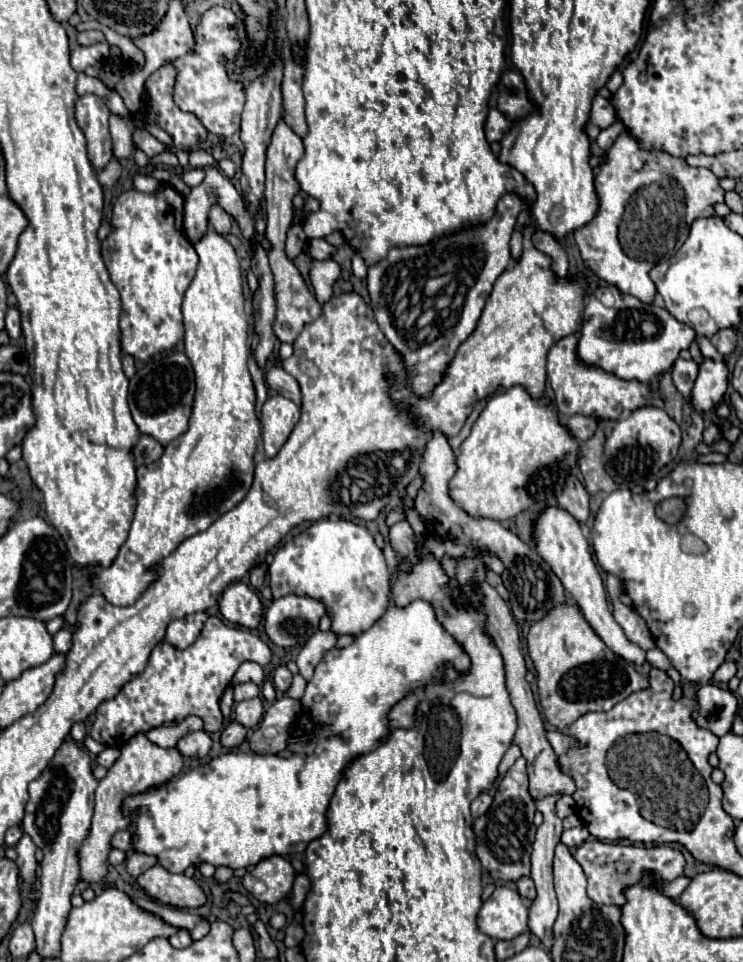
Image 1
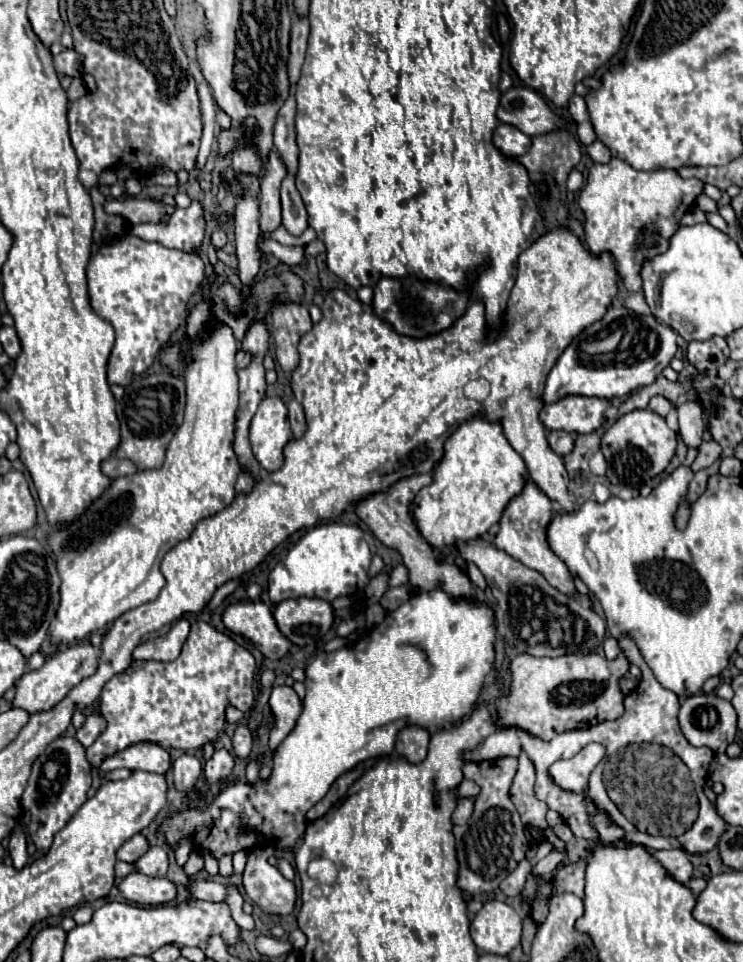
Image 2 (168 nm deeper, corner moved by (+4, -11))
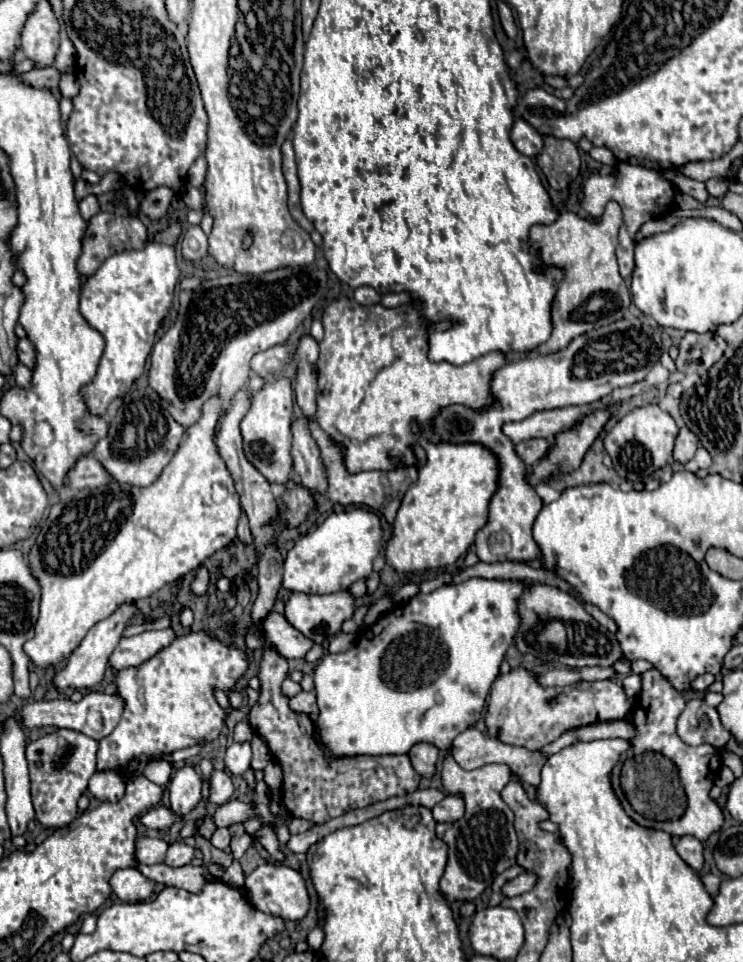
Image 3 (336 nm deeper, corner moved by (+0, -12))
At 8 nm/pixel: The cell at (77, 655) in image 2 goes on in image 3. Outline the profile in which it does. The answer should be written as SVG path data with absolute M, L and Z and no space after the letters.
M122 604L110 618L98 622L88 634L86 638L80 642L80 646L70 654L66 666L62 670L58 670L52 678L52 686L56 690L66 690L66 688L74 688L74 690L82 690L82 688L92 688L96 684L100 684L104 672L106 672L106 666L108 666L108 656L114 652L116 644L120 642L120 636L122 636L122 630L126 626L126 622L134 616L136 612L136 606L134 604Z

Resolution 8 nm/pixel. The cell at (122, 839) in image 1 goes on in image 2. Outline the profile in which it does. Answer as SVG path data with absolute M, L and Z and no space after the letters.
M138 833L118 849L118 859L128 861L128 863L136 863L148 849L150 849L148 839L142 833Z

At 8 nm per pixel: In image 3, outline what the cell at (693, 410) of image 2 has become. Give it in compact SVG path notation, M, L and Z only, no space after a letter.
M680 428L680 434L676 438L676 446L674 446L674 460L686 464L688 460L692 460L692 456L698 450L698 440L696 434L690 428Z

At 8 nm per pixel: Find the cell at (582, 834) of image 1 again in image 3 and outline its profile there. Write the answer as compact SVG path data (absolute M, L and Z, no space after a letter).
M522 872L520 876L516 876L514 880L506 882L506 886L502 888L504 896L518 896L518 894L524 894L524 892L530 892L536 884L536 874L534 872Z

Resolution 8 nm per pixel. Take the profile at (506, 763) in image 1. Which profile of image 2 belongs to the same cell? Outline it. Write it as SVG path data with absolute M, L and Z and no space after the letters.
M464 779L464 781L458 785L456 795L458 795L458 797L476 797L476 791L478 791L478 785L472 783L472 781L468 781L468 779Z

